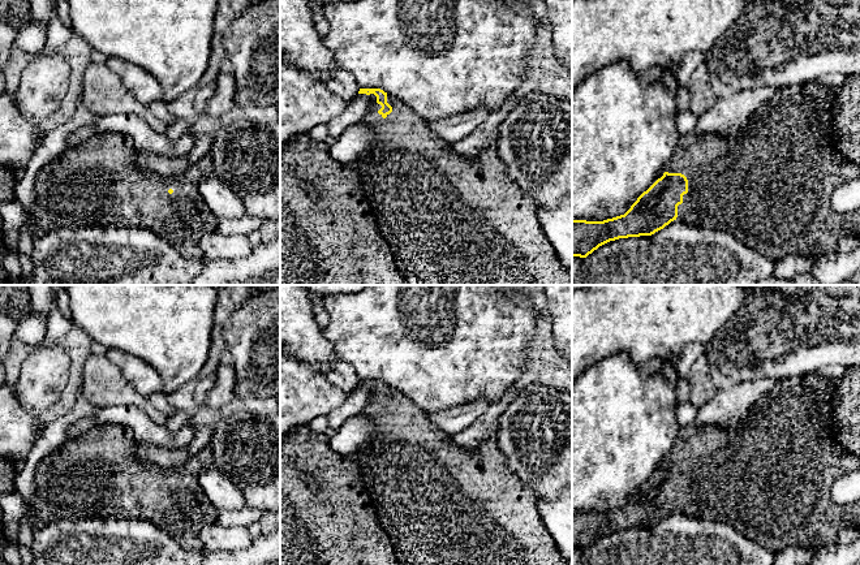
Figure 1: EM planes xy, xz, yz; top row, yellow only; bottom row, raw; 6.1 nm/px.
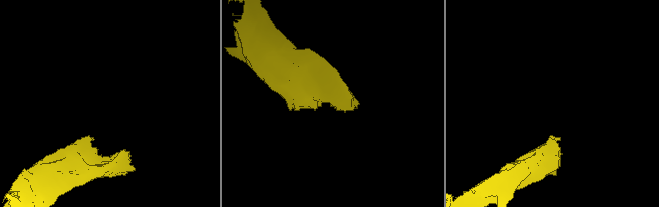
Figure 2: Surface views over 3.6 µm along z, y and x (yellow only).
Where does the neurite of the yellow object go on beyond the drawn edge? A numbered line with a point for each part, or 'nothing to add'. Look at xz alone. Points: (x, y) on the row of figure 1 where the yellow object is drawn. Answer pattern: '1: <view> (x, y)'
1: xz (448, 220)

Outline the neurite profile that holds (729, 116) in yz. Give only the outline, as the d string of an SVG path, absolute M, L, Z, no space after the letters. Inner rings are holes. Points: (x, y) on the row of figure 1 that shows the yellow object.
M741 90L730 96L721 96L705 113L698 116L696 130L702 134L735 137L749 125L757 109L778 90Z

